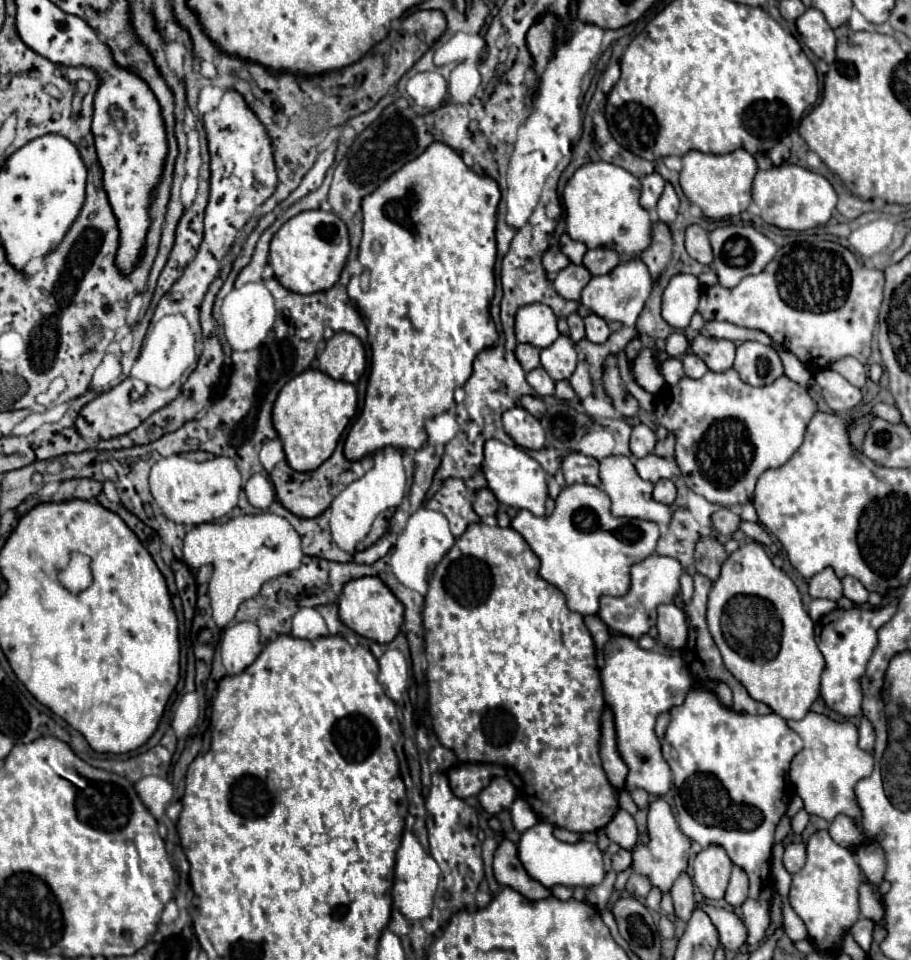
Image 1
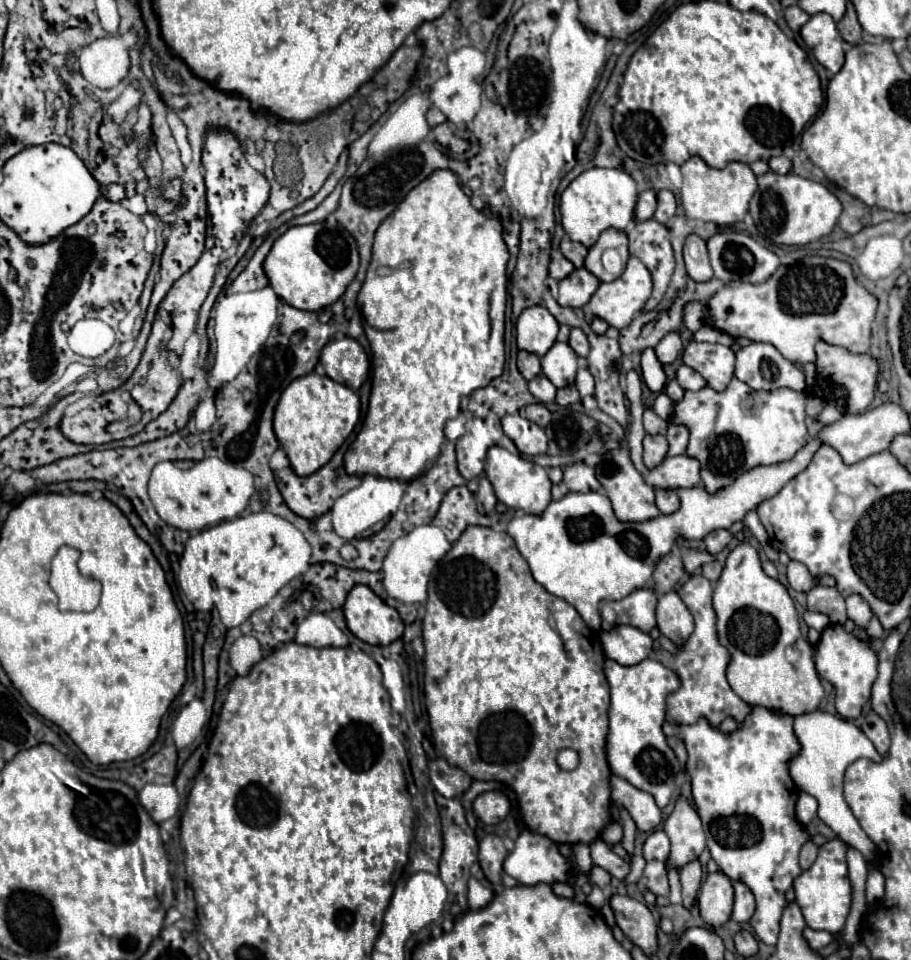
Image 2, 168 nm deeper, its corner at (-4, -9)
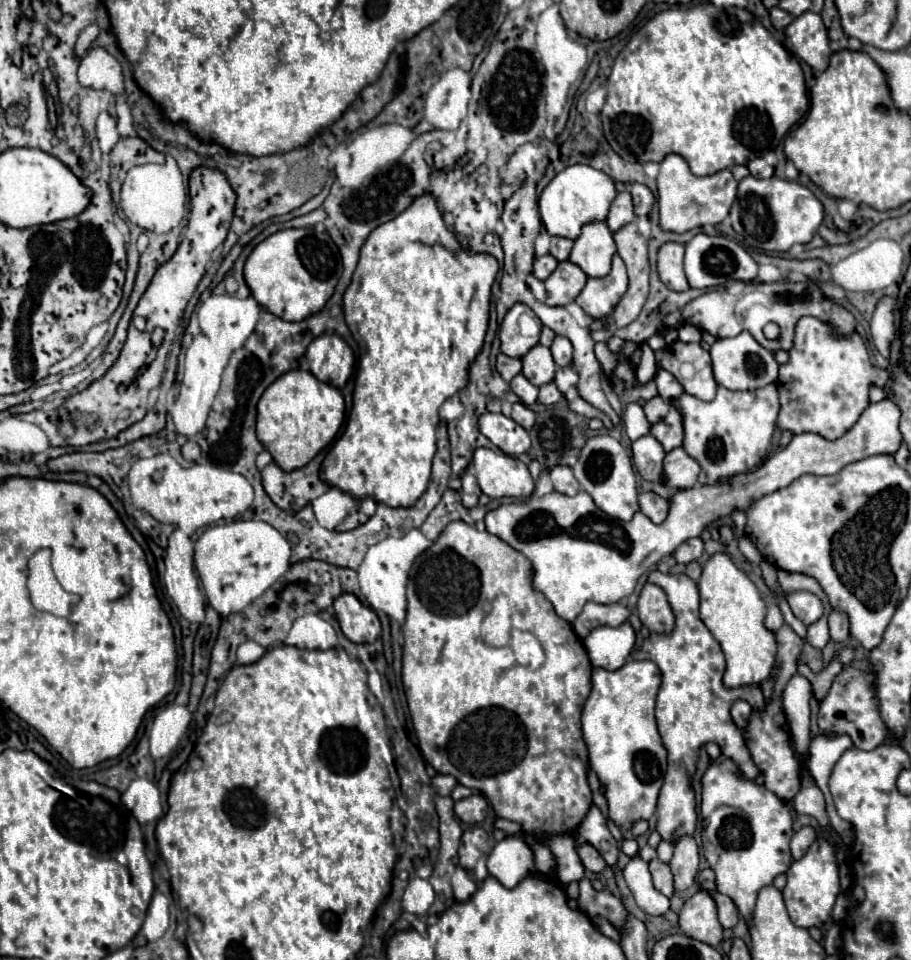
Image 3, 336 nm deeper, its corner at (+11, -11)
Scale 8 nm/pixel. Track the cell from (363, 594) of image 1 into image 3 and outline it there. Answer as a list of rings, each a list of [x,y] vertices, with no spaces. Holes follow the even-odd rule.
[[[342,593],[334,601],[334,613],[344,637],[352,643],[374,643],[382,633],[378,615],[352,593]]]

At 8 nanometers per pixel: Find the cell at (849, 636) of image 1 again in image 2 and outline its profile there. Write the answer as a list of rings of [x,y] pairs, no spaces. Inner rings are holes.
[[[829,625],[827,629],[823,629],[821,639],[817,643],[815,667],[817,673],[835,687],[835,705],[839,715],[845,719],[859,717],[865,701],[871,695],[871,685],[877,677],[877,655],[873,653],[873,649],[865,641],[859,641],[857,637],[847,633],[843,625]]]

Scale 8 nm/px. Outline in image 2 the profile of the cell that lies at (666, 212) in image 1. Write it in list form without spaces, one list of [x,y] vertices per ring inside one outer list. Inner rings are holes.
[[[663,189],[663,191],[657,191],[657,209],[655,209],[655,219],[659,223],[669,223],[671,217],[675,215],[675,209],[677,209],[677,203],[675,203],[675,197],[671,191]]]

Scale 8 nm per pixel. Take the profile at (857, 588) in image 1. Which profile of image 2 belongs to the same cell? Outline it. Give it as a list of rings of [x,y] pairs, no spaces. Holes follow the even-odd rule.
[[[849,595],[847,599],[847,617],[857,625],[857,627],[867,627],[869,619],[871,619],[871,609],[867,605],[867,601],[859,595]]]

